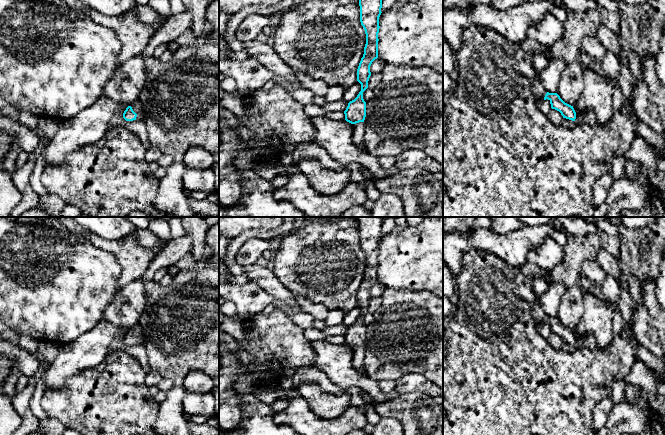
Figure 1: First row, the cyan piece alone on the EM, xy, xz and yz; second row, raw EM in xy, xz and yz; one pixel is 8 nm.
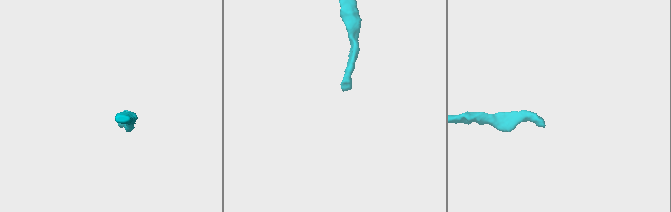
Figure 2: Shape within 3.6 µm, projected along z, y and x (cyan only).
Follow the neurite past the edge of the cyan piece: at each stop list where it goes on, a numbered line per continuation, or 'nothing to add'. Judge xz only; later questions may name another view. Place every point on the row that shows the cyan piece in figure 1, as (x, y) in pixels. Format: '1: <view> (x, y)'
1: xz (359, 128)

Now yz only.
1: yz (588, 117)

